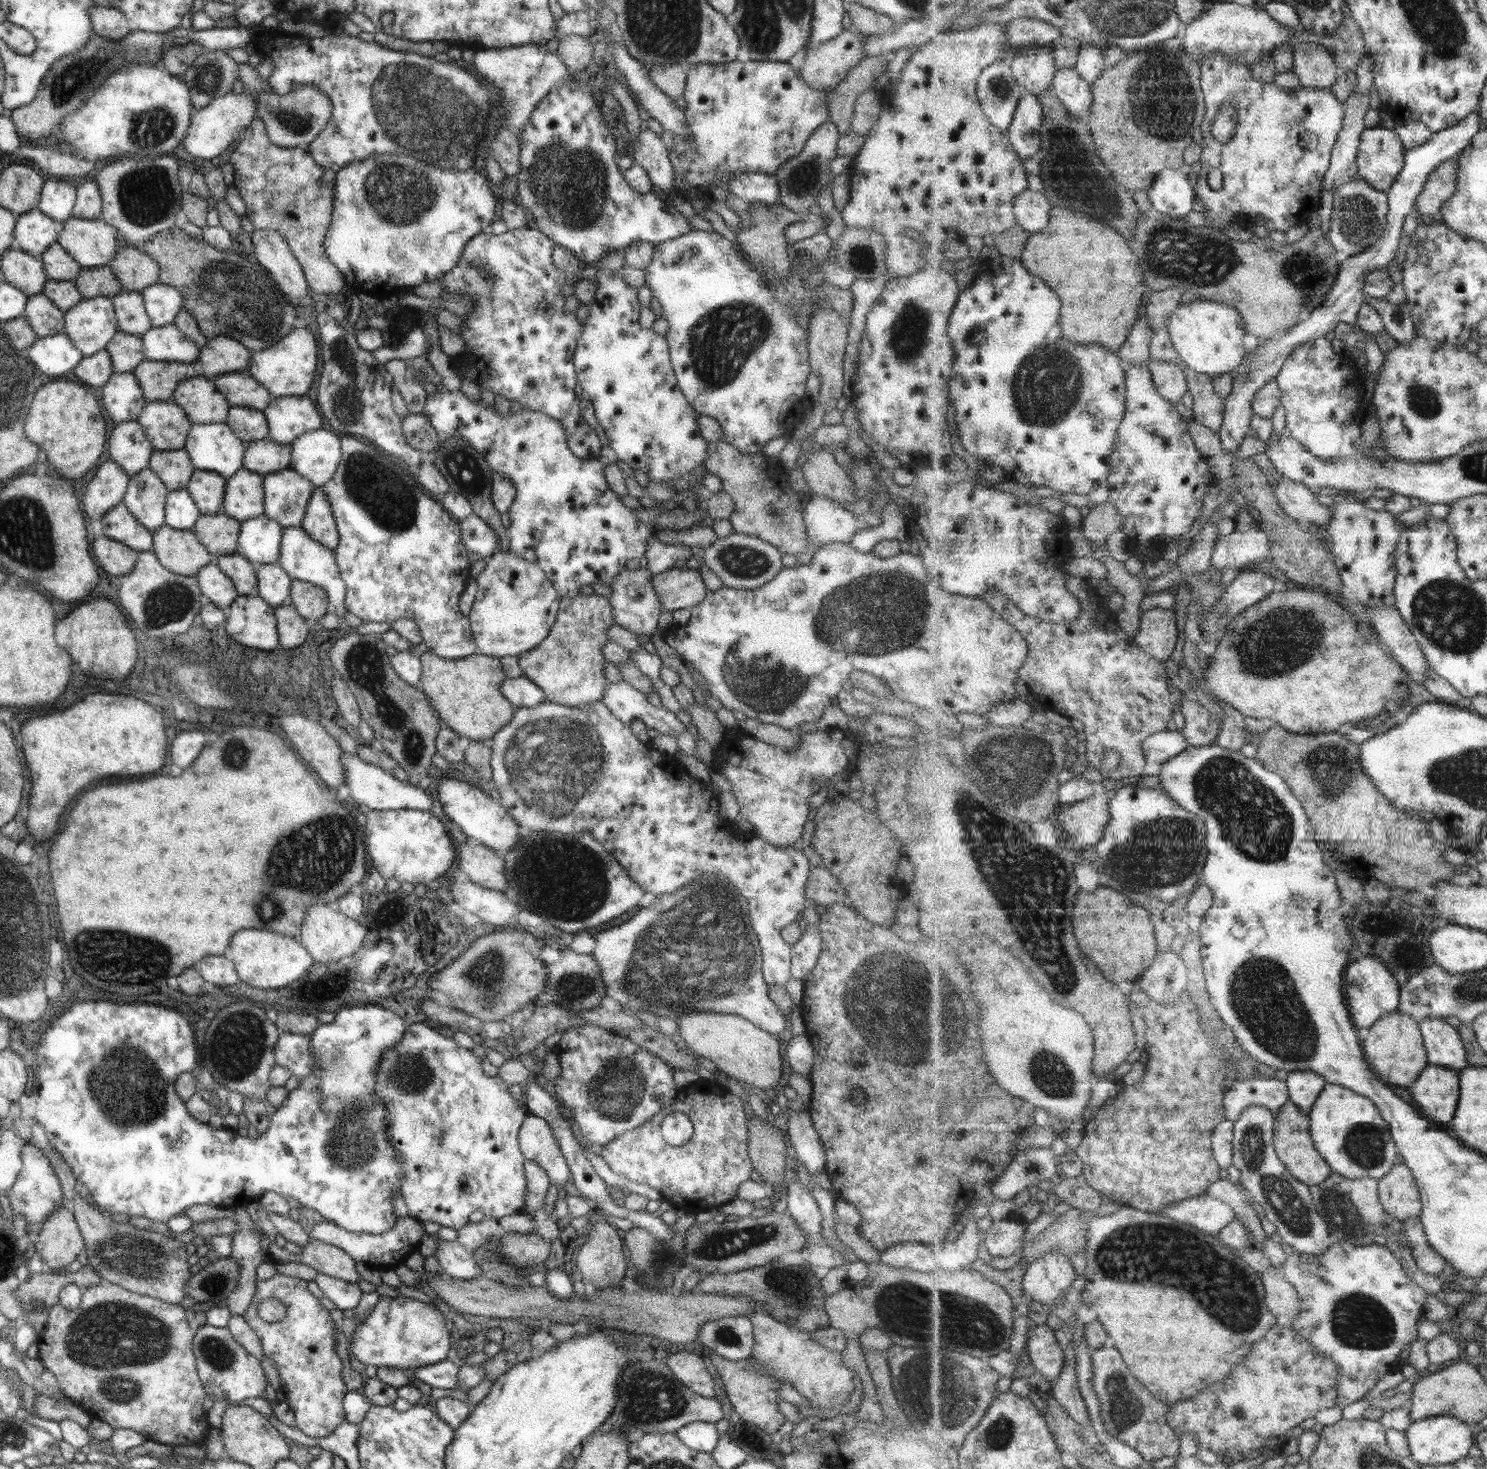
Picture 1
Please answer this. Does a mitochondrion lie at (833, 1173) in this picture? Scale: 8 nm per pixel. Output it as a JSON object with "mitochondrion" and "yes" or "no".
{"mitochondrion":"no"}

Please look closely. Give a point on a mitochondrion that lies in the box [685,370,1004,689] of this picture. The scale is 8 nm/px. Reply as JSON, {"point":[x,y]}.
{"point":[883,611]}

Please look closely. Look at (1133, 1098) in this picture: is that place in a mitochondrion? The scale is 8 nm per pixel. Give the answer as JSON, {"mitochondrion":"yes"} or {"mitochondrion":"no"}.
{"mitochondrion":"no"}

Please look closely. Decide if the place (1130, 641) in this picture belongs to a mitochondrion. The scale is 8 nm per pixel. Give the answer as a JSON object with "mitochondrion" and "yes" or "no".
{"mitochondrion":"no"}

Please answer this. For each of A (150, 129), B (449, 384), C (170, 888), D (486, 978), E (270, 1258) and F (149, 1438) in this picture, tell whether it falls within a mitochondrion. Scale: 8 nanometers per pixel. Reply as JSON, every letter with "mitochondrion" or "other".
{"A":"mitochondrion","B":"other","C":"other","D":"mitochondrion","E":"other","F":"other"}

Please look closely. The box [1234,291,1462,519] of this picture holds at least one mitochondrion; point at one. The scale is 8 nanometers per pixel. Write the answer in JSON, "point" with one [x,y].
{"point":[1424,401]}

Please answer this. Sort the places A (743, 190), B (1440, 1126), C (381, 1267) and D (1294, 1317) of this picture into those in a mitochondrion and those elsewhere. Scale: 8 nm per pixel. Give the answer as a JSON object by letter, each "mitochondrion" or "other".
{"A":"other","B":"other","C":"other","D":"other"}

